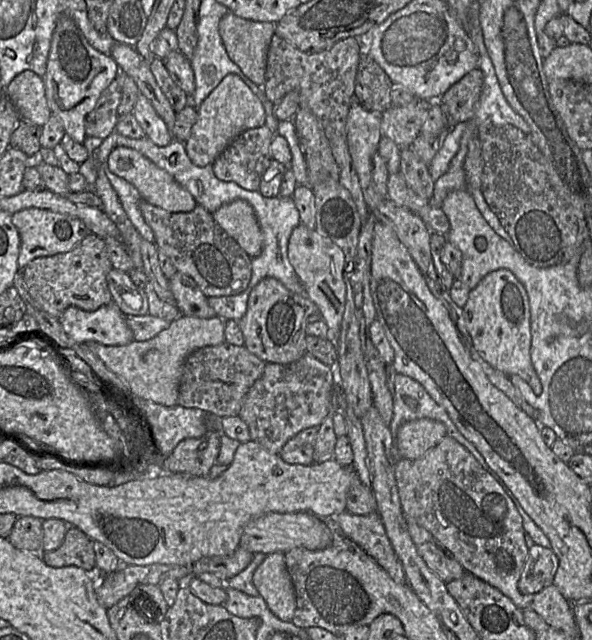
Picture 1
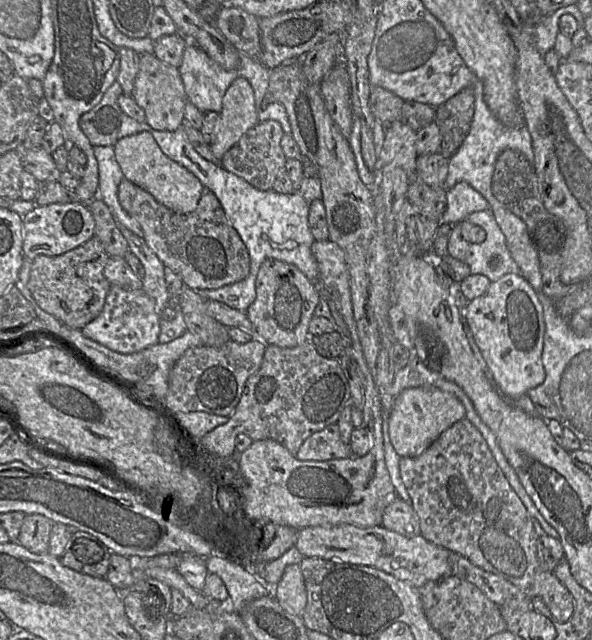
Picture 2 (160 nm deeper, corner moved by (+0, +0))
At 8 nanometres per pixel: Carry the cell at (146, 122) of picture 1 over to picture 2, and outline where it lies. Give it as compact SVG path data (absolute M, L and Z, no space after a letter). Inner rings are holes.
M142 53L139 70L134 81L132 97L145 112L145 121L154 130L175 131L184 121L184 108L188 101L179 68L160 61L154 53Z

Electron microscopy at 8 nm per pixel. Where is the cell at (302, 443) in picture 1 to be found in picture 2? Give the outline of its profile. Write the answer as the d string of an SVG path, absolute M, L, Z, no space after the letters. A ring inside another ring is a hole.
M330 424L326 426L324 429L315 432L311 436L309 436L299 448L295 458L301 461L328 461L332 459L342 459L342 458L349 458L349 457L360 457L360 456L353 456L351 448L349 444L343 443L340 437L340 432L337 424Z

